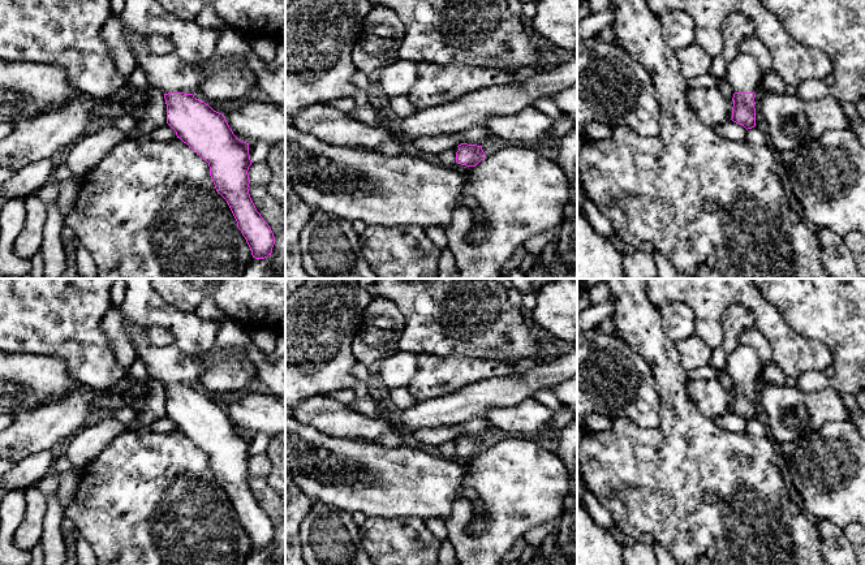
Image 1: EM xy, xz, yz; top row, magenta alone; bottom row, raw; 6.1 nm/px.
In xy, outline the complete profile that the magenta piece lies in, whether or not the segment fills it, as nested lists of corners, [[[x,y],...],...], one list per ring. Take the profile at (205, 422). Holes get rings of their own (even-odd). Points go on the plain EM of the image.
[[[126,319],[124,331],[149,376],[164,385],[167,415],[177,430],[208,454],[215,480],[227,492],[253,549],[271,547],[274,525],[257,503],[248,480],[248,462],[253,454],[249,436],[233,426],[224,406],[194,389],[193,384],[202,372],[199,361],[178,349],[152,346],[147,340],[147,329]]]

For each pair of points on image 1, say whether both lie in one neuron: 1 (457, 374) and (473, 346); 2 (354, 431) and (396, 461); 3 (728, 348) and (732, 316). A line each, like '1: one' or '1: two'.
1: two
2: two
3: one

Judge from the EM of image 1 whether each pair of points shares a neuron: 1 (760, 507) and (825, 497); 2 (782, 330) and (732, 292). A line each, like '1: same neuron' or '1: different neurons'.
1: different neurons
2: same neuron

